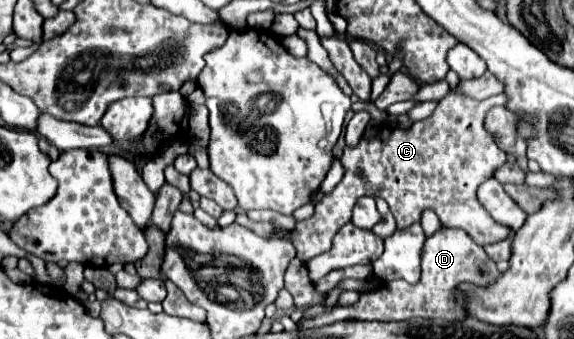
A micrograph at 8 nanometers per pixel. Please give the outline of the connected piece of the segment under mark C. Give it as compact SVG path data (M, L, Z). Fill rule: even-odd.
M449 71L445 79L451 89L439 101L433 115L413 123L407 131L379 127L371 141L361 139L357 147L345 147L339 159L345 167L345 177L315 205L311 219L297 221L295 229L289 231L289 241L297 249L297 259L309 261L329 251L335 233L351 221L351 209L363 195L385 199L399 229L405 229L411 221L419 221L421 211L429 207L439 215L443 225L467 231L479 245L491 245L511 235L511 229L497 223L475 197L481 179L493 177L493 171L507 161L507 155L483 129L485 111L489 107L505 106L507 97L500 94L475 101L455 93L459 83L455 71Z

